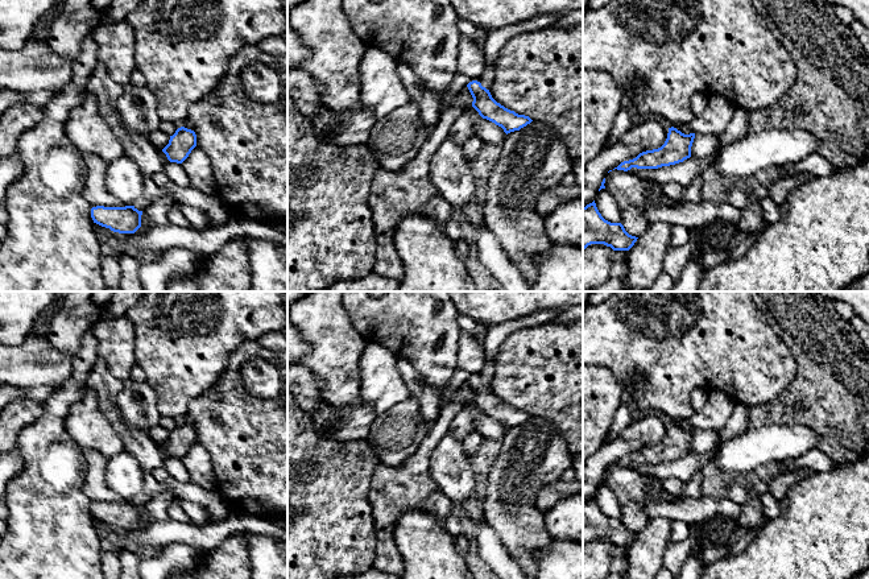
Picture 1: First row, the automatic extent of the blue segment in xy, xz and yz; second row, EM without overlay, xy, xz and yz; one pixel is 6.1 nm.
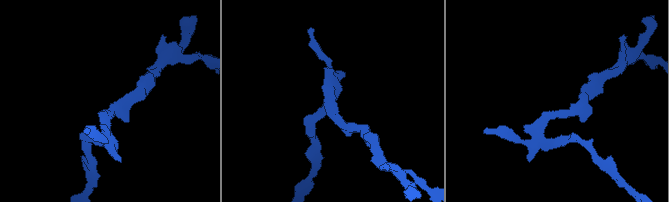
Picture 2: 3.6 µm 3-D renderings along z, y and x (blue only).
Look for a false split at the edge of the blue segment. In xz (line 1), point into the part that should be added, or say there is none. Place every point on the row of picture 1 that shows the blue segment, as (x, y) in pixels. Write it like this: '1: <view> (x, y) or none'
1: none

